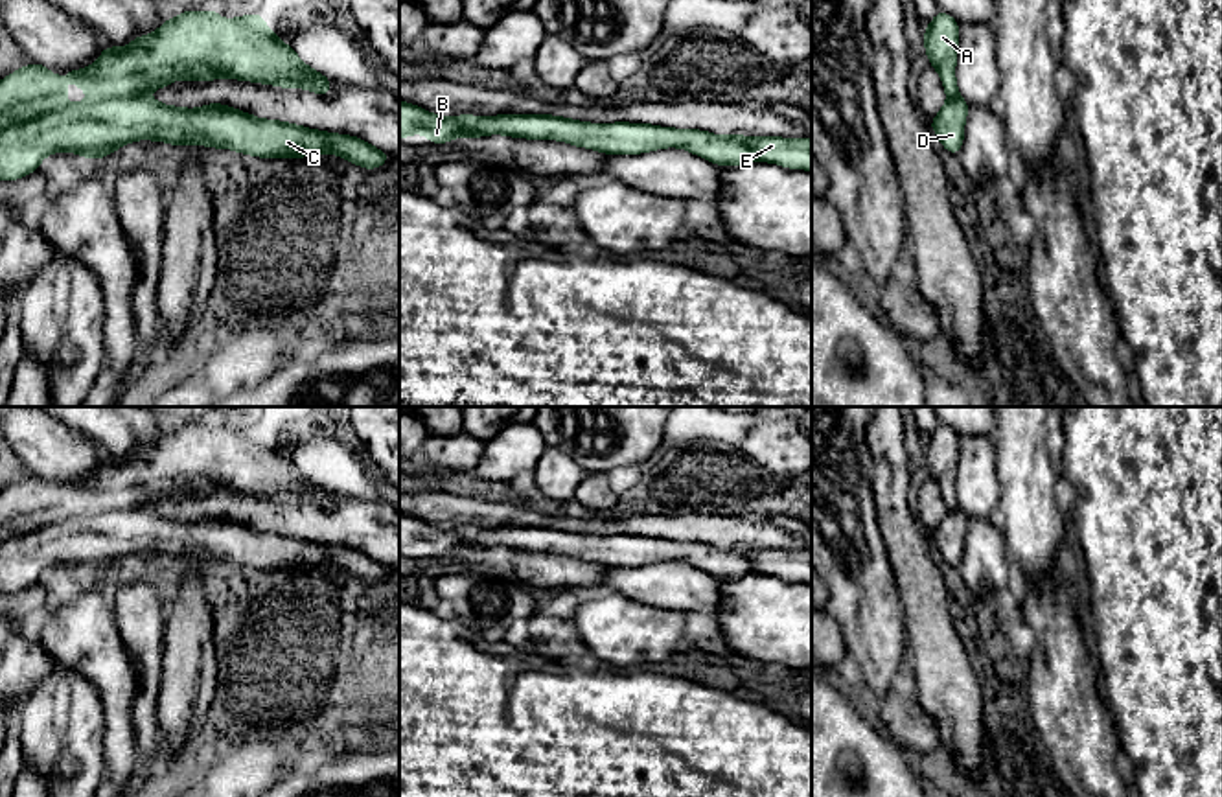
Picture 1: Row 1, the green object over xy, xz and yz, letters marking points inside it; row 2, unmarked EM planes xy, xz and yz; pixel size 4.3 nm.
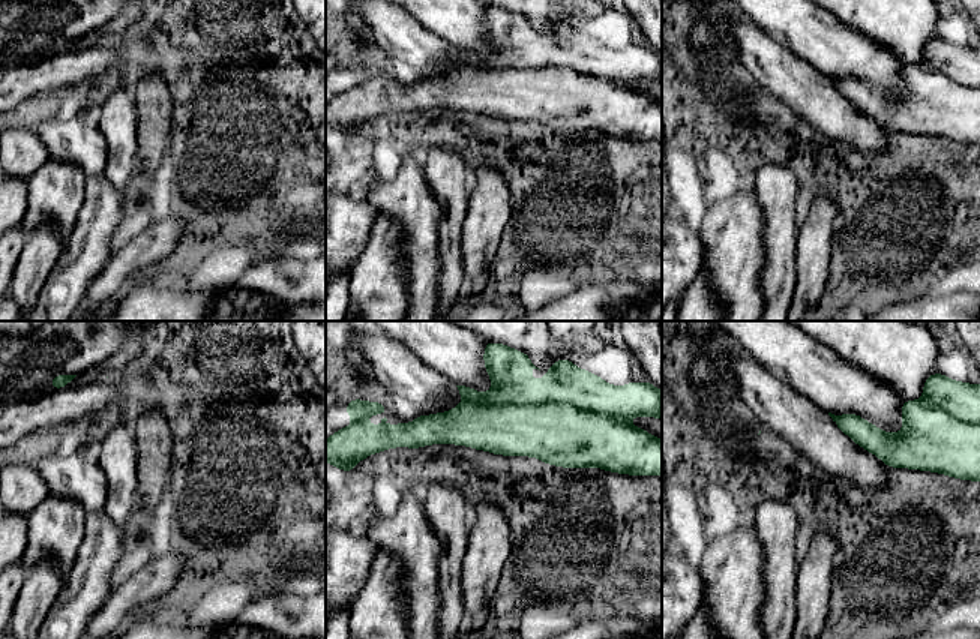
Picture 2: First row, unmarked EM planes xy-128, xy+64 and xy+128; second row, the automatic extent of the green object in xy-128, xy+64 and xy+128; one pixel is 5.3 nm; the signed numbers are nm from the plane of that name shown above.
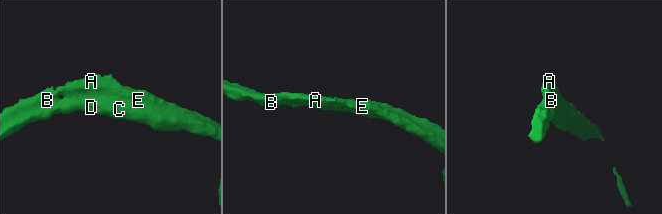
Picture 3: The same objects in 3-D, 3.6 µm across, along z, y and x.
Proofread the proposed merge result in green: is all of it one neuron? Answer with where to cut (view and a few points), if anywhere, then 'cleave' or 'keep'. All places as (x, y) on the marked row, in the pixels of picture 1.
no cut; keep

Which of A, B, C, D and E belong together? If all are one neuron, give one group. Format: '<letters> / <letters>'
A B C D E

